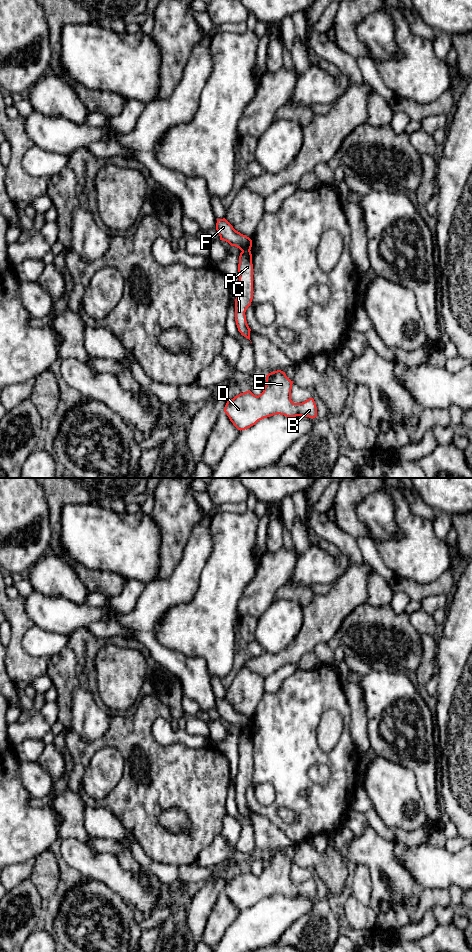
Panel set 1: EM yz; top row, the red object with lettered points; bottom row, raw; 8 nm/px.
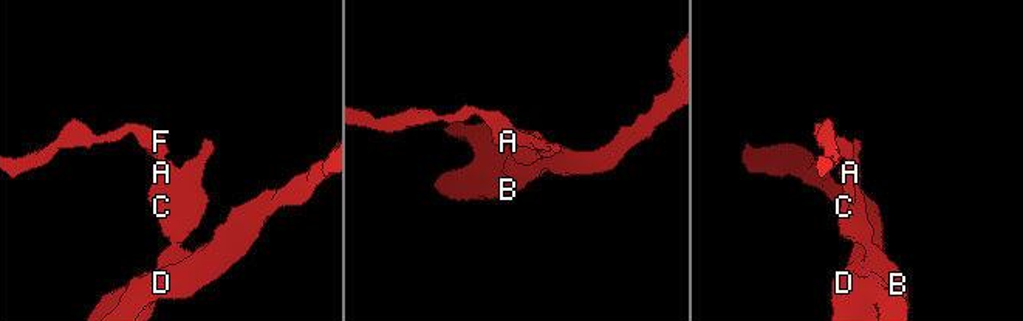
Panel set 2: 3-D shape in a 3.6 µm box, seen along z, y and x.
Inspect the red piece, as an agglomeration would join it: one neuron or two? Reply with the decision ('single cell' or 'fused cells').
fused cells

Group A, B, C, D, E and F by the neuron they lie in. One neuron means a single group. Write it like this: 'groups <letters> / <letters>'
groups A B C D E / F

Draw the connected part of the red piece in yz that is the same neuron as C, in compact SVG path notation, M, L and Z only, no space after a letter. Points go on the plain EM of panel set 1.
M242 731L238 744L239 763L235 779L235 801L238 811L250 820L245 792L253 779L253 744L251 731Z

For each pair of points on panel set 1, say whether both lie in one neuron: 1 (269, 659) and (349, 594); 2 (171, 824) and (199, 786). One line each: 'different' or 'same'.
1: same
2: different

